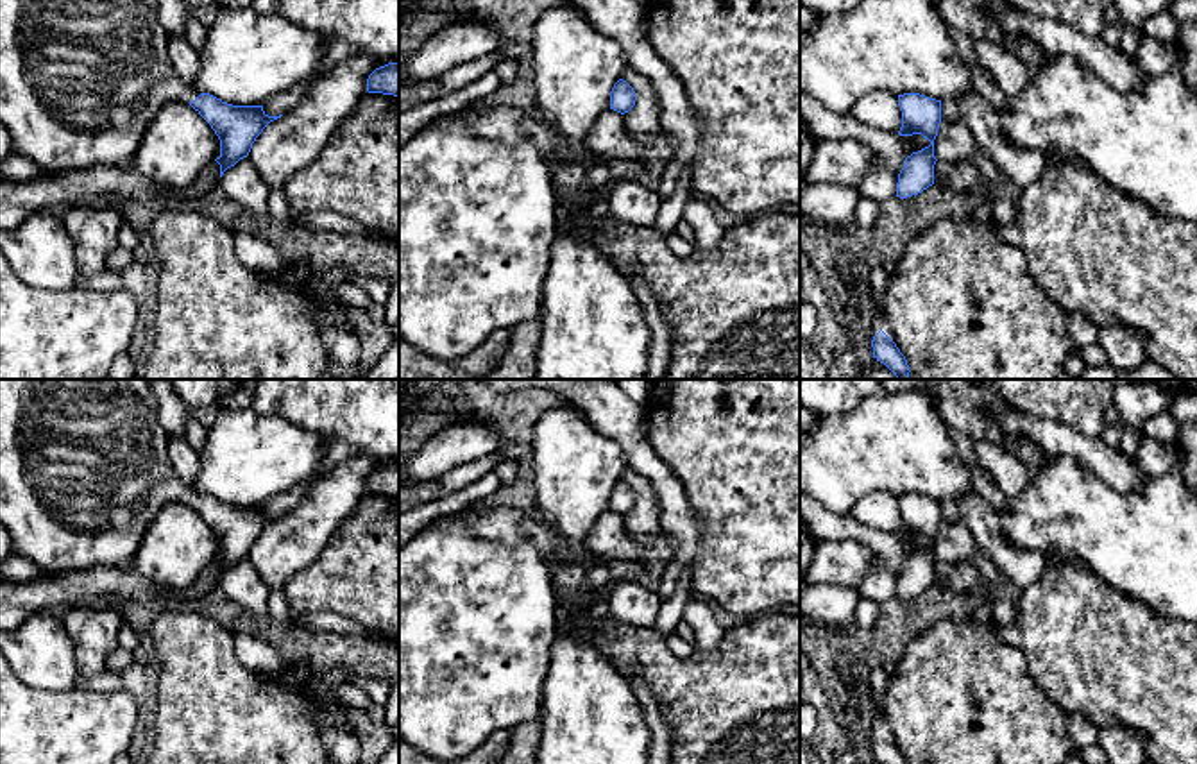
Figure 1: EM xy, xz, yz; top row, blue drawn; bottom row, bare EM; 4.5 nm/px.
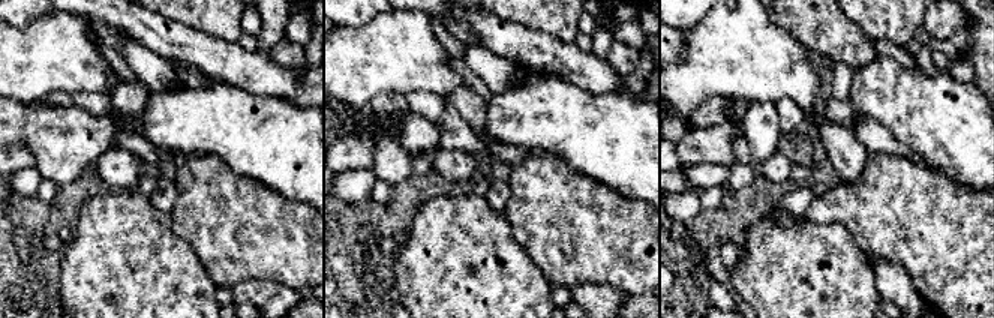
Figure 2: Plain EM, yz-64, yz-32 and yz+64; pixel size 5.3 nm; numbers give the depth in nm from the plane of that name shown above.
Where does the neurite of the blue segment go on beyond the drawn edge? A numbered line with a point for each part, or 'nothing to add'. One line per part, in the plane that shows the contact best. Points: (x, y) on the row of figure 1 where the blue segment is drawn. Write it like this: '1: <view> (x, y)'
1: xy (79, 79)

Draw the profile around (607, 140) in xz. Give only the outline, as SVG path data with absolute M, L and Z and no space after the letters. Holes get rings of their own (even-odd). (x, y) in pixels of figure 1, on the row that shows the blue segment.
M614 109L605 111L587 132L585 154L592 163L610 163L614 159L635 161L641 154L639 140L624 129L624 116Z

